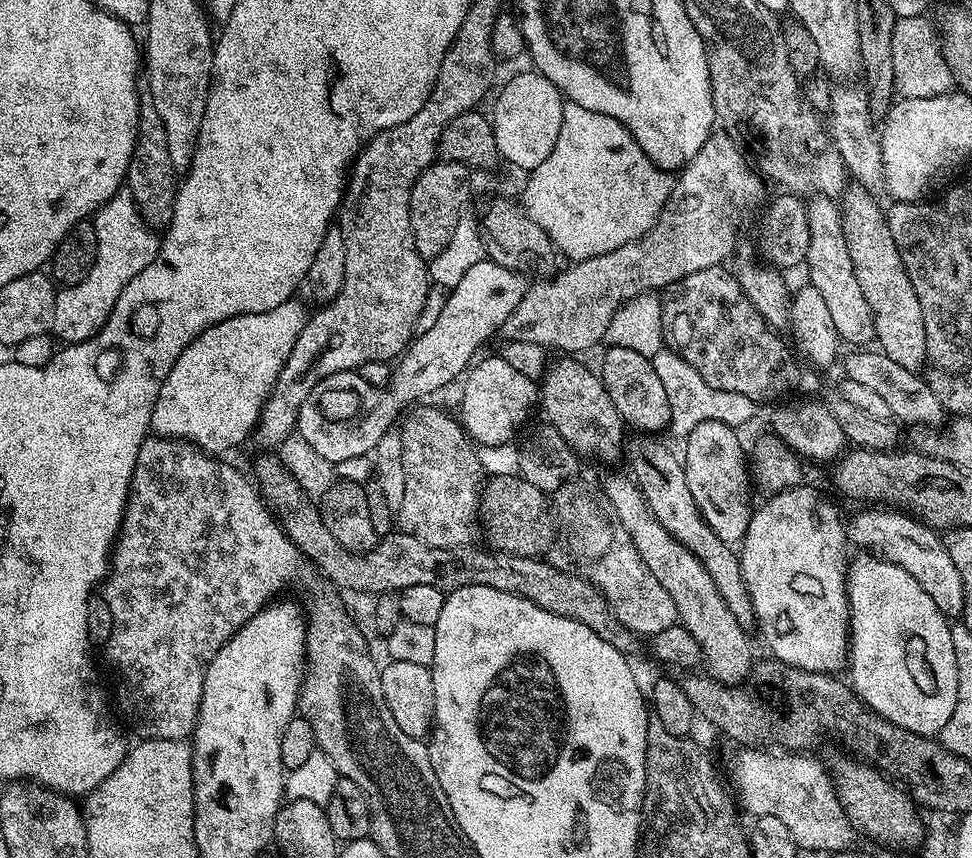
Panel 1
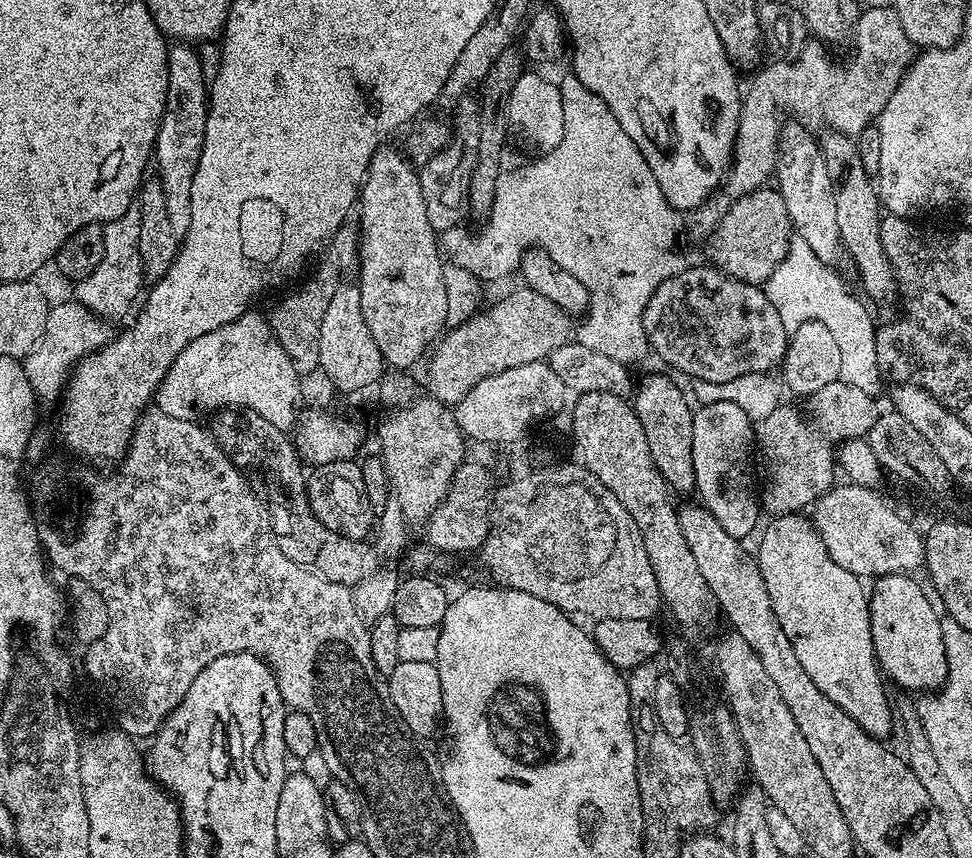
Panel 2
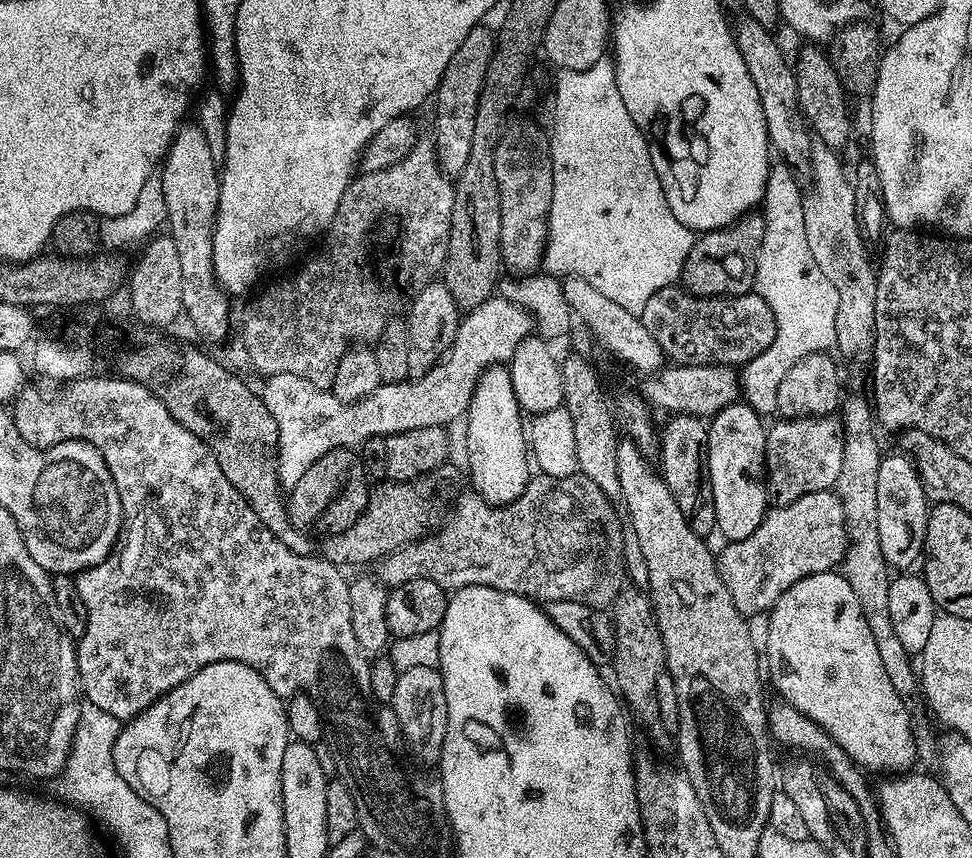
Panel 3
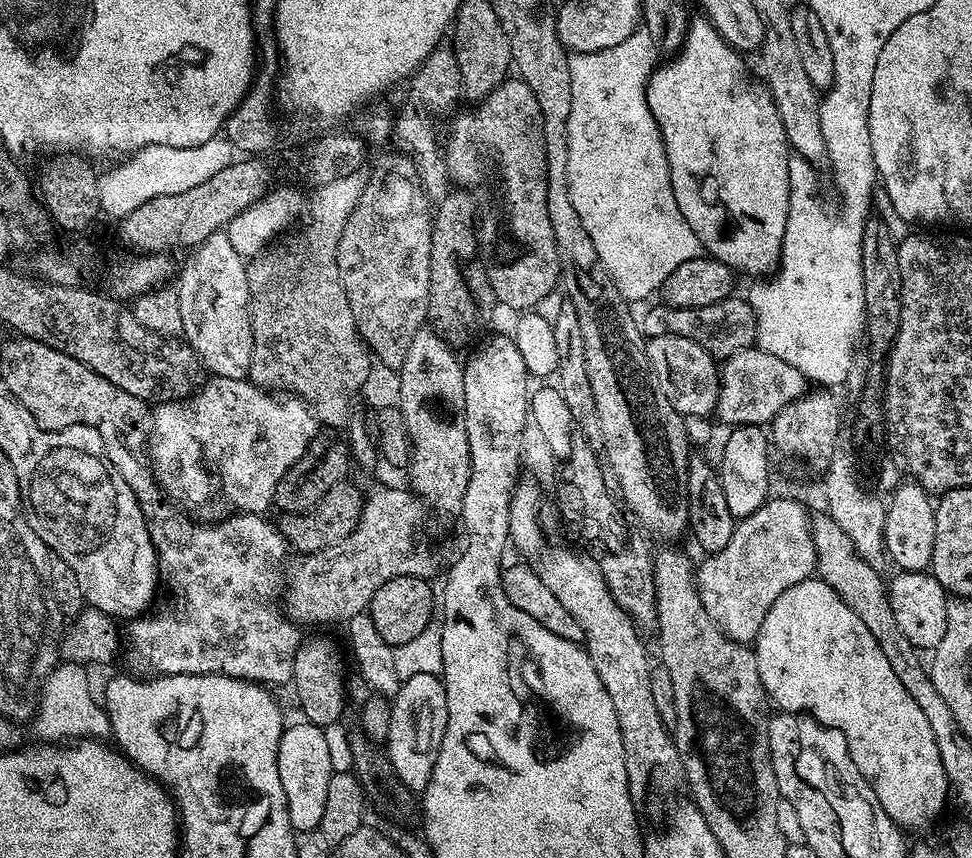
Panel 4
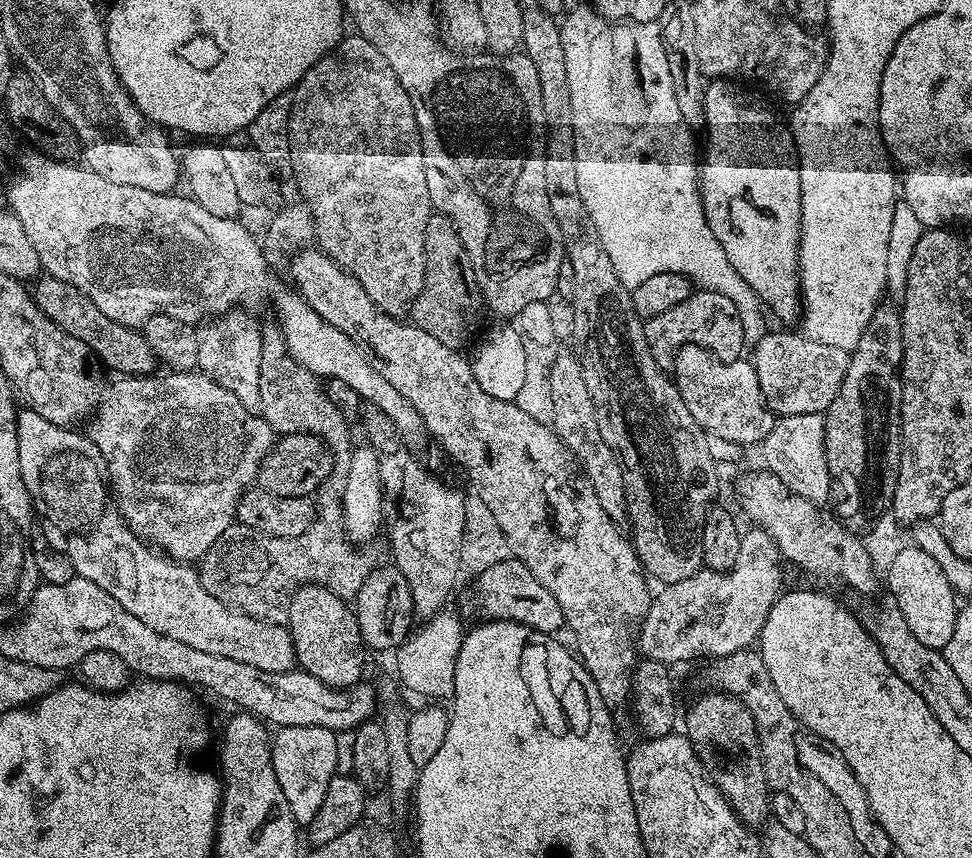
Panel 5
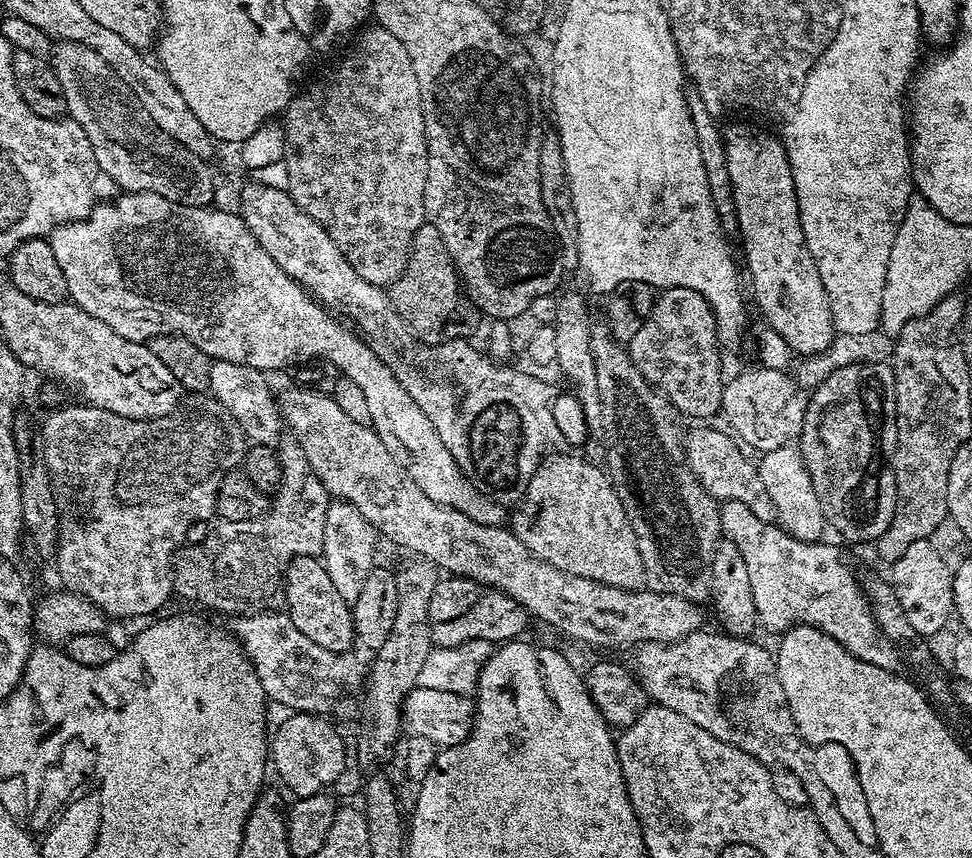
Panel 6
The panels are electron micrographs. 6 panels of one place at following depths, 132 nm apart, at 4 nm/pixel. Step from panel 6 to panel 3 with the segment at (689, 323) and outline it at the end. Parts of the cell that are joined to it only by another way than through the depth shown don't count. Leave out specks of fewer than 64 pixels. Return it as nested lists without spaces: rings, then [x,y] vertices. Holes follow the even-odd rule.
[[[680,286],[663,288],[658,290],[658,294],[648,296],[646,306],[638,315],[646,330],[650,330],[650,334],[664,351],[665,357],[677,365],[743,366],[758,358],[762,350],[769,348],[776,333],[774,310],[770,310],[770,306],[766,306],[766,302],[761,296],[756,295],[755,291],[743,292],[741,296],[695,296]]]

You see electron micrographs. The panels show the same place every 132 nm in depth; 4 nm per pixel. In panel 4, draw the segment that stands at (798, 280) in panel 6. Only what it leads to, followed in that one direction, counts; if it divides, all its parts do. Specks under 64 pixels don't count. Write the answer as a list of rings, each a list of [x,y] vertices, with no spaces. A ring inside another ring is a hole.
[[[706,18],[693,19],[688,26],[688,36],[680,51],[671,57],[669,64],[661,63],[648,78],[648,105],[660,127],[662,142],[666,146],[666,158],[670,166],[670,182],[674,186],[674,198],[678,202],[678,210],[682,210],[682,218],[694,230],[700,240],[701,249],[711,259],[720,260],[737,273],[745,272],[751,278],[761,274],[772,274],[777,271],[782,250],[782,238],[786,234],[786,214],[790,208],[790,145],[788,135],[782,126],[782,118],[778,114],[778,106],[772,97],[767,83],[763,79],[752,77],[743,55],[731,48],[718,34],[716,27]]]

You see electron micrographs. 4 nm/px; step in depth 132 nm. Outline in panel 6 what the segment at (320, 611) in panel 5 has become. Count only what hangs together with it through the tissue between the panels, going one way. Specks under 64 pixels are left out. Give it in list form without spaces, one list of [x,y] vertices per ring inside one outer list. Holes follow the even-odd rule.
[[[296,556],[284,571],[284,604],[288,616],[318,646],[335,652],[351,652],[357,643],[352,605],[338,594],[330,574],[326,574],[323,559],[315,556]]]

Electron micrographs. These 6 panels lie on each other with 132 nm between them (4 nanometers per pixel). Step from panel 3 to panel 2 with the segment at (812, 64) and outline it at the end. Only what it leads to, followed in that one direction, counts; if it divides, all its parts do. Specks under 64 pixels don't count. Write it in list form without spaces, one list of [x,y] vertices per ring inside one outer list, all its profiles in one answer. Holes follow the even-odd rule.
[[[833,130],[825,131],[818,143],[822,150],[822,158],[826,158],[826,170],[830,173],[830,182],[834,186],[834,207],[838,213],[838,234],[843,249],[856,263],[856,272],[860,275],[860,284],[864,287],[863,295],[869,301],[877,300],[884,304],[887,300],[896,300],[898,289],[896,278],[892,275],[892,267],[882,250],[882,234],[880,222],[882,205],[877,185],[873,177],[862,166],[862,158],[858,155],[856,141],[846,133]]]

